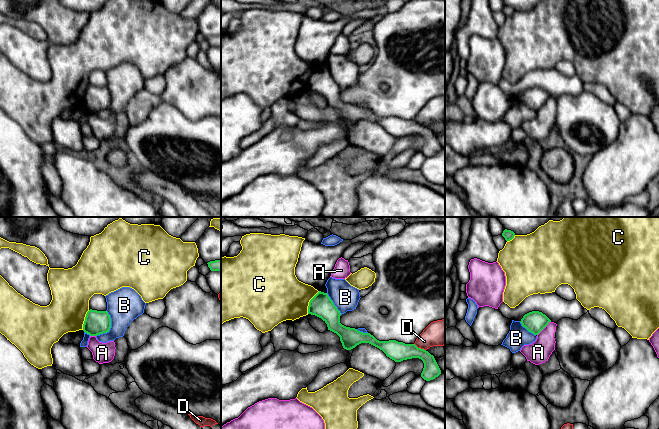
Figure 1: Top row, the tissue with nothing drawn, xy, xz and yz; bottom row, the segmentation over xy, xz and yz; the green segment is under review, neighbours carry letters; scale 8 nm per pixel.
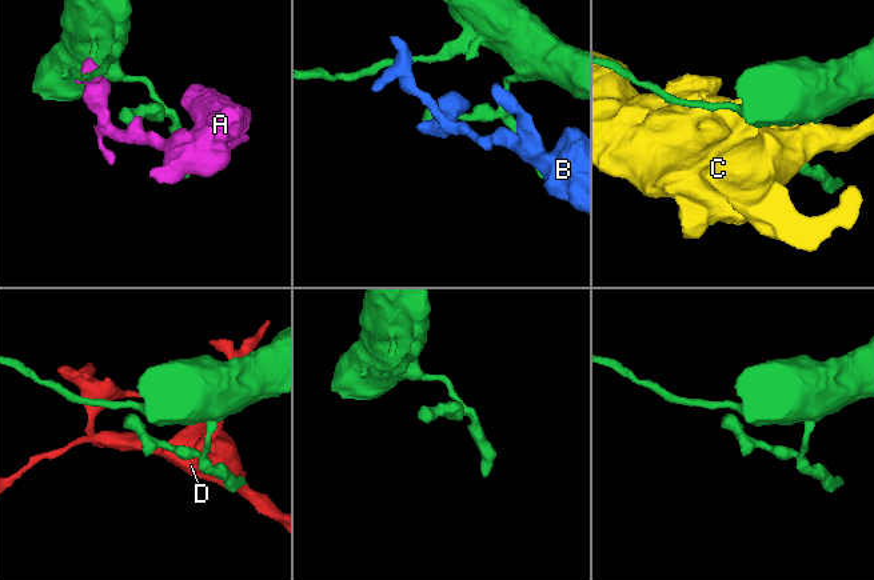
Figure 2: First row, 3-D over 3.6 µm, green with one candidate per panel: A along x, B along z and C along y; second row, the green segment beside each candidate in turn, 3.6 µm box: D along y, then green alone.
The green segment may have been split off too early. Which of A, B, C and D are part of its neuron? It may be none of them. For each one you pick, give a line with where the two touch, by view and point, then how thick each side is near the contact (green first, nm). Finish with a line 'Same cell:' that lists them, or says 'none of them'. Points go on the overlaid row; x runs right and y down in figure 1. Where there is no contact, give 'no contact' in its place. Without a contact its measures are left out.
Same cell: none of them

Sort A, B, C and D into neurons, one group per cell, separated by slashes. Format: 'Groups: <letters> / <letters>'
Groups: A / B / C / D

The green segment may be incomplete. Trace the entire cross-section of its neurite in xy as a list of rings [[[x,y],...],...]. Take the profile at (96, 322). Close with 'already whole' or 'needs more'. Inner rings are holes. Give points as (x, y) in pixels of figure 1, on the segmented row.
[[[90,309],[85,317],[83,331],[90,336],[97,336],[109,332],[111,328],[111,318],[107,311],[97,311]]]; already whole

